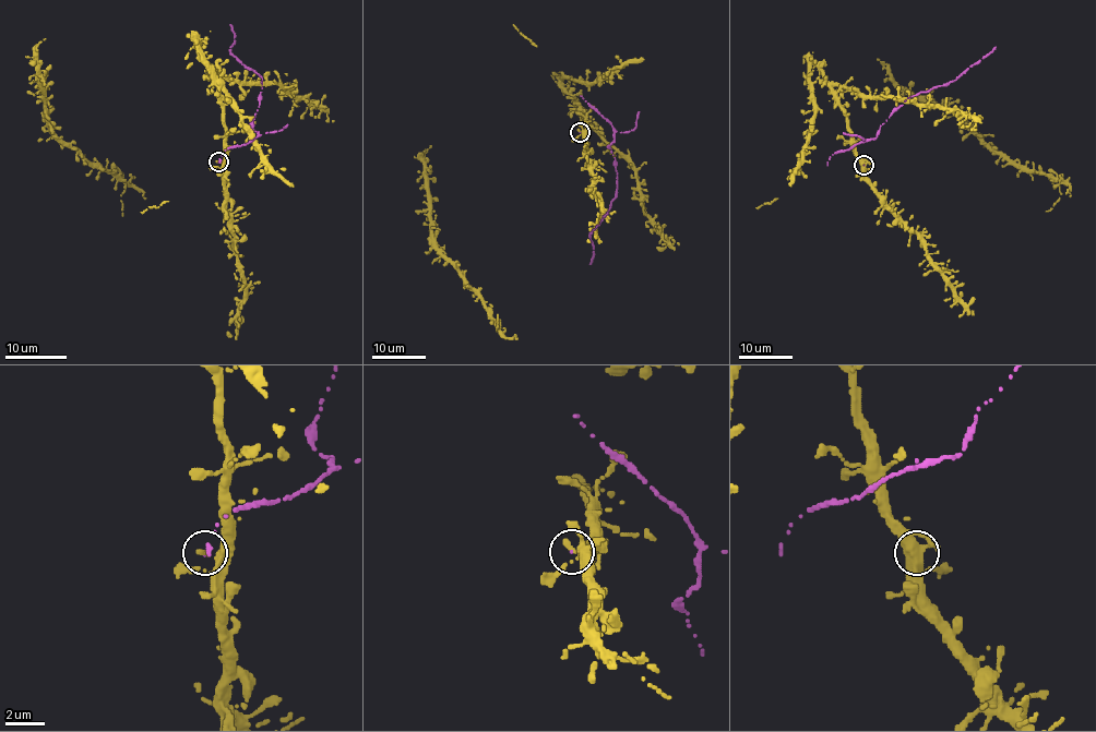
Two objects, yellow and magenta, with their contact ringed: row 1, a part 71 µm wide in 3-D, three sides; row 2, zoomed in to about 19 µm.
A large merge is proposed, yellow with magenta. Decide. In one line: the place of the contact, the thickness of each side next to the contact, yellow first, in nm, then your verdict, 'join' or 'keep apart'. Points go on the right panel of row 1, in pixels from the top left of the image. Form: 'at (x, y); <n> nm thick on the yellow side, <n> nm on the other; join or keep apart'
at (864, 165); 400 nm thick on the yellow side, 70 nm on the other; join

